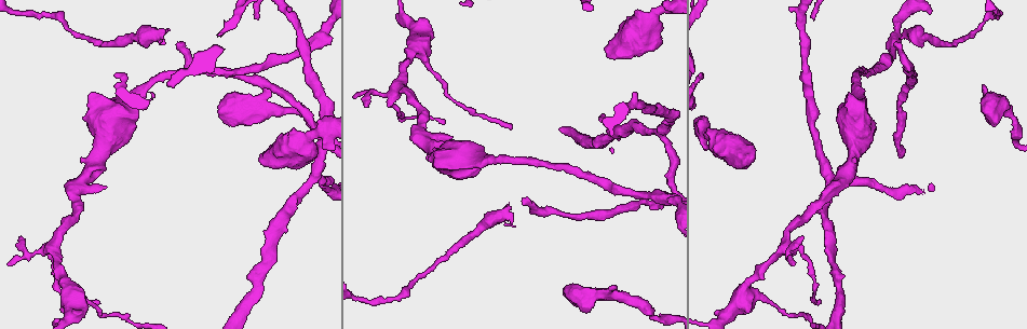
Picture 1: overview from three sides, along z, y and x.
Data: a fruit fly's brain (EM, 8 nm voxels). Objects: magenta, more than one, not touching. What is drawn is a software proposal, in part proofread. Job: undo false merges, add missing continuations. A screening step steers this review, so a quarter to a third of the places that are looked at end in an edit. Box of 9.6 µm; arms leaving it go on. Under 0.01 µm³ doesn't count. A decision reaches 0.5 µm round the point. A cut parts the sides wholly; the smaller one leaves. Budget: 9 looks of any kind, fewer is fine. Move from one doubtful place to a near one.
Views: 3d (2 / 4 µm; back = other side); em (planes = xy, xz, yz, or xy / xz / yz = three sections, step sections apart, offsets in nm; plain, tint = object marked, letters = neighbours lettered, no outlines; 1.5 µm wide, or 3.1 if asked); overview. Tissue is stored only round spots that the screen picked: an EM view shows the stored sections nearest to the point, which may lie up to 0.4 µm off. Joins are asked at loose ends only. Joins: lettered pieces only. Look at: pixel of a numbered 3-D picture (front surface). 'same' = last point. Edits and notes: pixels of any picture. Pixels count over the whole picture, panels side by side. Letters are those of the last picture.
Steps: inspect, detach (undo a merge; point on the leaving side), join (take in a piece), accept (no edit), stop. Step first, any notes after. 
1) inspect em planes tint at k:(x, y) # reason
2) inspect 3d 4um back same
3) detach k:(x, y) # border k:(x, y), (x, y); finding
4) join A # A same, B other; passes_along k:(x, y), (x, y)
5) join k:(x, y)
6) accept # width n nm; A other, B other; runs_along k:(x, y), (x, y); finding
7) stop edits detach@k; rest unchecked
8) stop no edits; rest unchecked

inspect em xz step 4 plain at 1:(451, 137) # an open end

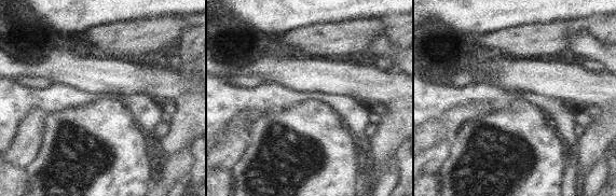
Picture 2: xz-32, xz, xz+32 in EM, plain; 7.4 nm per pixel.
inspect em xz step 4 letters same # what lies round it

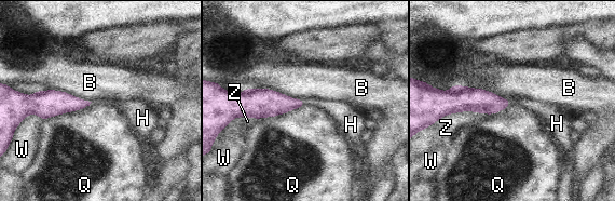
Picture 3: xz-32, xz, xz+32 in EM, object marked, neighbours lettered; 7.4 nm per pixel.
join H # longest_contact B 440 nm; B other, H same, Q other, W other, Z other; passes_along 3:(271, 103), (304, 103), (337, 110); the neuron continues

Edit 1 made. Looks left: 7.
inspect overview

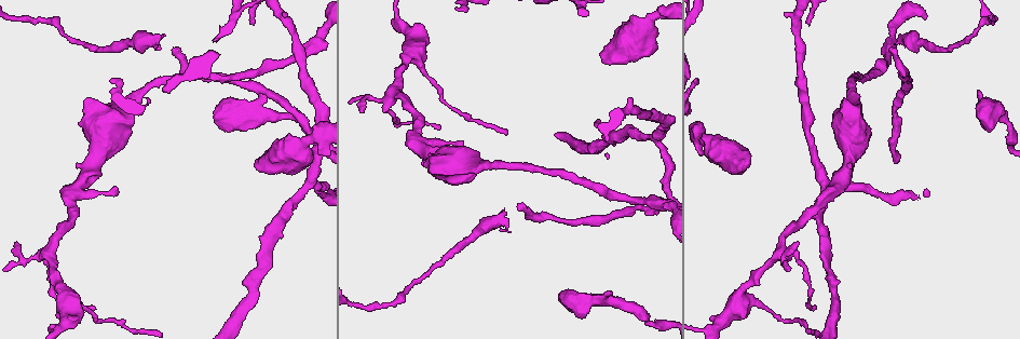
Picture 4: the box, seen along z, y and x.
inspect 3d 2um at 4:(178, 47) # an open end

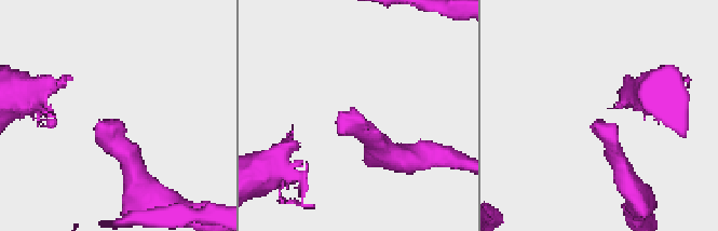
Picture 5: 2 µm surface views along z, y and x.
inspect em planes letters at 5:(591, 126)

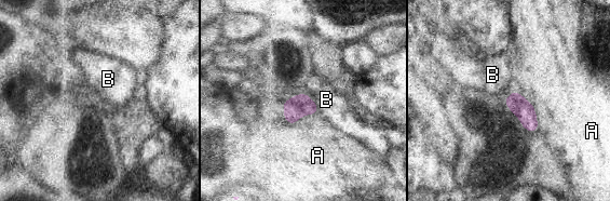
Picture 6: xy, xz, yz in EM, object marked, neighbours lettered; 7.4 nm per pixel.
accept # width 140 nm; A other, B other; border 6:(513, 90), (504, 98); no lettered piece goes on from it

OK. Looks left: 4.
inspect 3d 4um at 4:(798, 243) # an open end

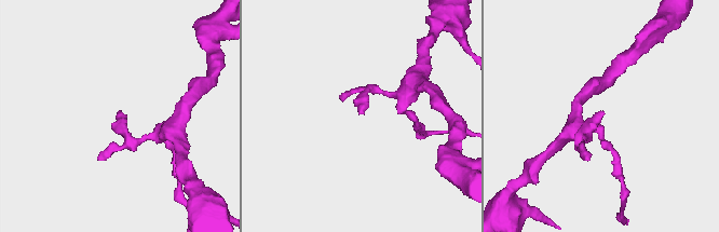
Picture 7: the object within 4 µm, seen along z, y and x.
inspect em planes letters at 7:(602, 112) # need the tissue

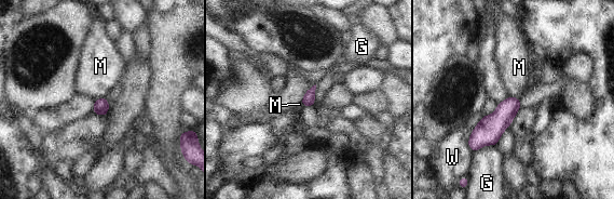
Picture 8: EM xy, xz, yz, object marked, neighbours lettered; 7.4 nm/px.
accept # longest_contact W 280 nm; G other, M other, W other; border 8:(105, 96), (95, 100); no lettered piece goes on from it

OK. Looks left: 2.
stop edits join@3; rest unchecked

